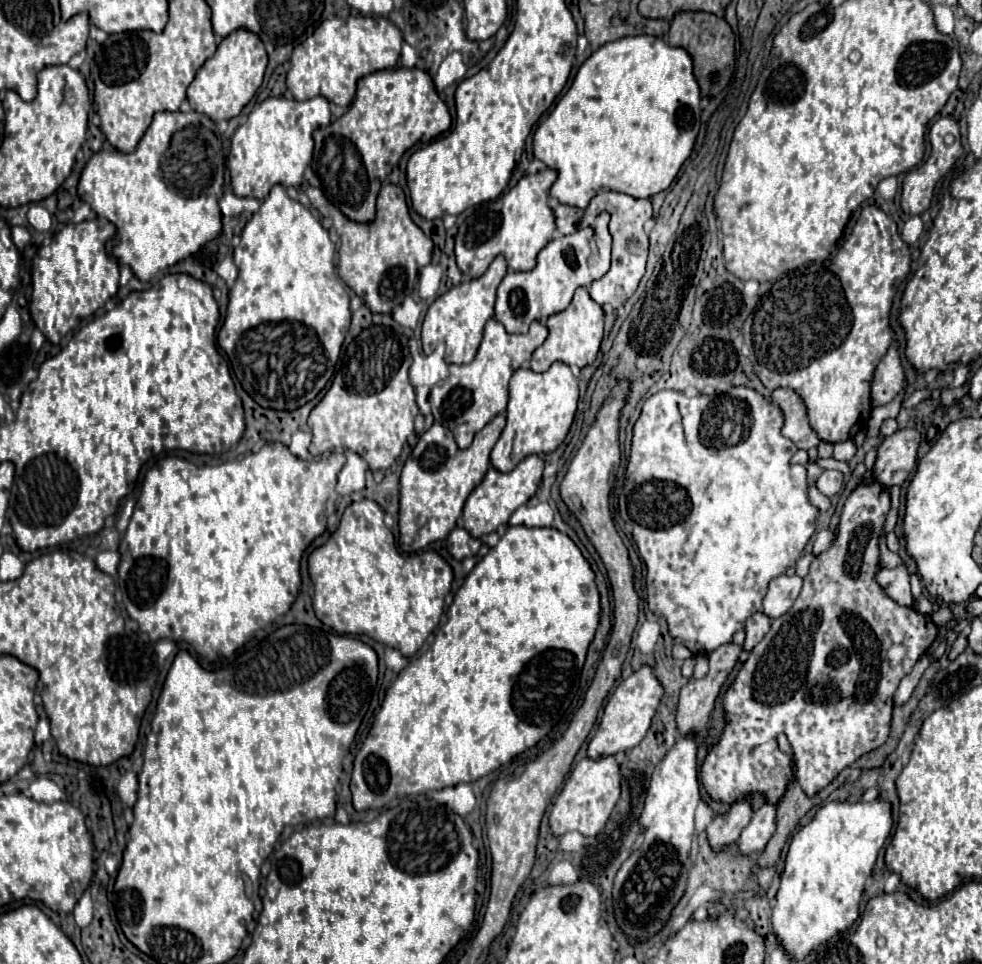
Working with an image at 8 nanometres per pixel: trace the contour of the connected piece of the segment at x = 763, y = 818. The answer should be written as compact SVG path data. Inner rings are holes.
M765 802L759 810L755 810L753 820L741 832L741 838L739 838L741 854L751 854L765 848L775 828L777 828L777 804Z

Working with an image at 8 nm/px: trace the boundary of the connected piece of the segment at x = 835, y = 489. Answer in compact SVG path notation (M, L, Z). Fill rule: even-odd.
M825 470L817 480L817 488L829 498L839 494L843 488L843 474L839 470Z

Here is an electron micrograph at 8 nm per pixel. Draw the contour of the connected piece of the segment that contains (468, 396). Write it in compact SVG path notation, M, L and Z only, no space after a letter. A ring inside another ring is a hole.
M491 318L485 324L483 342L475 360L461 366L449 366L449 378L431 394L431 412L435 422L443 422L453 432L455 442L461 450L469 448L473 436L481 428L485 428L497 414L505 412L509 402L509 378L515 370L519 370L525 362L531 360L533 352L545 342L547 334L549 332L541 322L533 322L527 334L509 334L505 332L501 322Z

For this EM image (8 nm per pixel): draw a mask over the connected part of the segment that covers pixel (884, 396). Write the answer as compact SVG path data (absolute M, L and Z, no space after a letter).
M889 348L889 352L883 356L875 370L873 386L871 386L871 404L873 406L883 406L889 404L895 394L901 390L905 380L903 366L899 360L899 352L895 348Z

